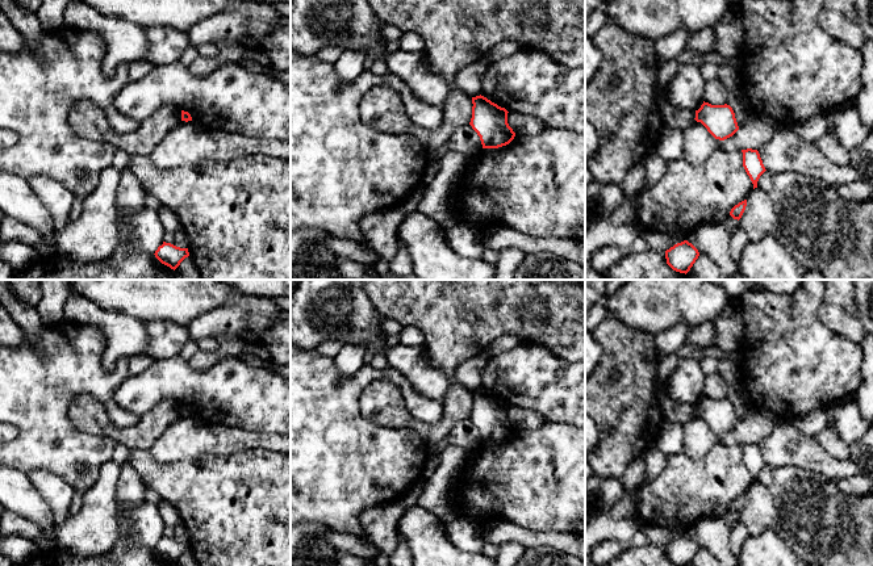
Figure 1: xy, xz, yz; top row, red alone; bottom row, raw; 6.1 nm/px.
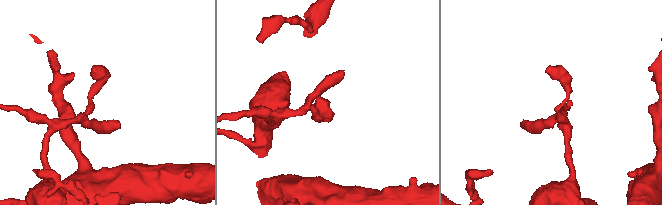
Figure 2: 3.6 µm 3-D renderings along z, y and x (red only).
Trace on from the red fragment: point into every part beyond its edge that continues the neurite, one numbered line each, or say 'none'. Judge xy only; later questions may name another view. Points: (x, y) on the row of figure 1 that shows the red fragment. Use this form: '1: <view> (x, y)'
none

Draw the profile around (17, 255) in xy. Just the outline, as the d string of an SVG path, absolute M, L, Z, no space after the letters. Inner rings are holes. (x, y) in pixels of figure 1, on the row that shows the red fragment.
M4 242L0 244L0 259L5 261L14 273L20 273L35 260L35 253L32 246L18 242Z

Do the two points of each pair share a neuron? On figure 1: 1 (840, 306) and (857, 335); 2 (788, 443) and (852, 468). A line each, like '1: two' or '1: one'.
1: one
2: one

